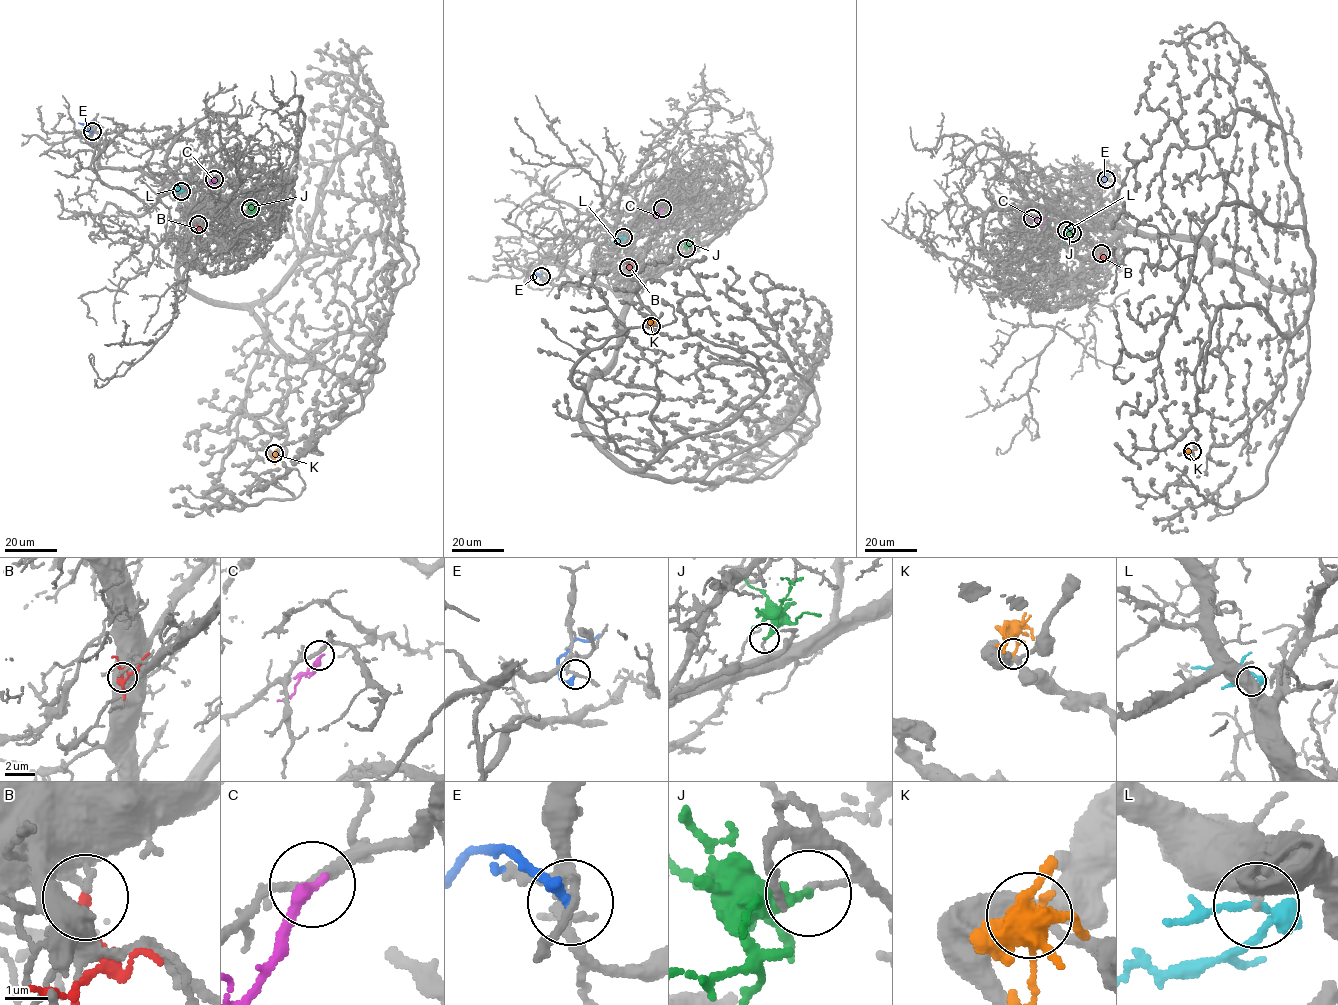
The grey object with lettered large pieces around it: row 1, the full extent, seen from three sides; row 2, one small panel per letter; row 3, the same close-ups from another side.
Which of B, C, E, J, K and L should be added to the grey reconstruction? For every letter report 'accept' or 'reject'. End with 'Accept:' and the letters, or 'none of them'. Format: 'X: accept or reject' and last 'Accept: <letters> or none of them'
B: reject
C: reject
E: reject
J: reject
K: reject
L: reject
Accept: none of them

